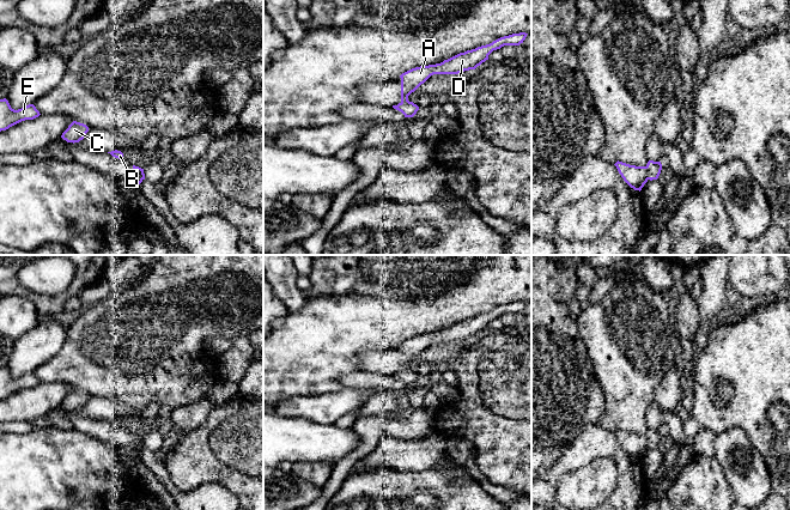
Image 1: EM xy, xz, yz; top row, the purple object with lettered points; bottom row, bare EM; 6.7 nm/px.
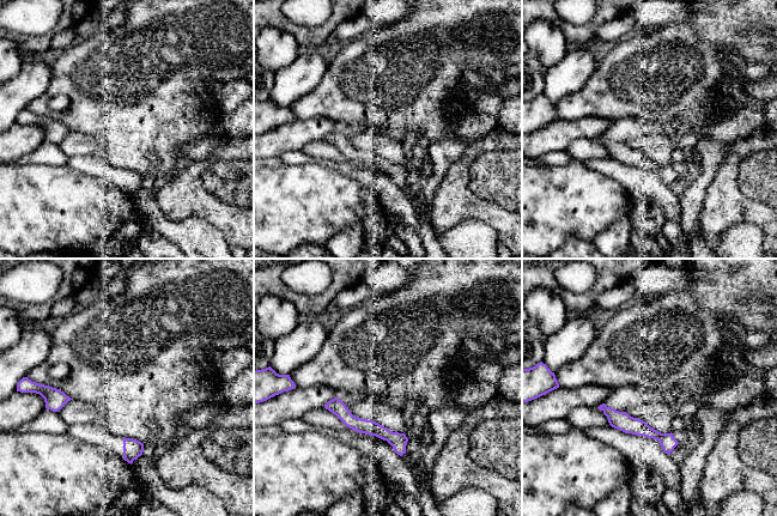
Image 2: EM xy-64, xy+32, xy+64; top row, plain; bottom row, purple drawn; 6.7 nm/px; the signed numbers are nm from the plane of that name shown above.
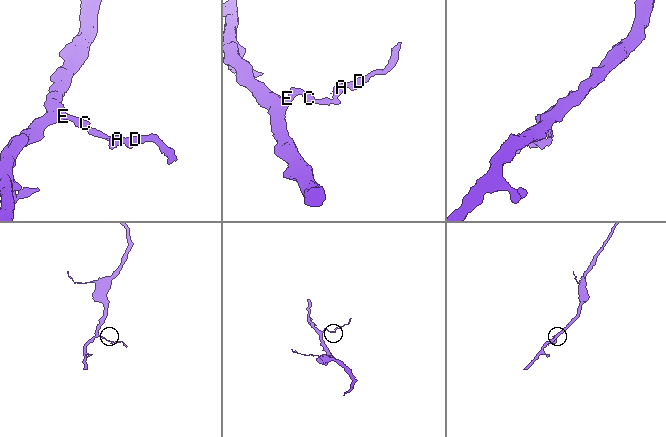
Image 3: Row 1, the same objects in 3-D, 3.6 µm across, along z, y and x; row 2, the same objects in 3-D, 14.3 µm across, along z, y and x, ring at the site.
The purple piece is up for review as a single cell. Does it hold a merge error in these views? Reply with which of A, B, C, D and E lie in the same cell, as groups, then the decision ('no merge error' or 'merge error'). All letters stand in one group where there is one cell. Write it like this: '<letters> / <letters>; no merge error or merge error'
A D / B C E; merge error

